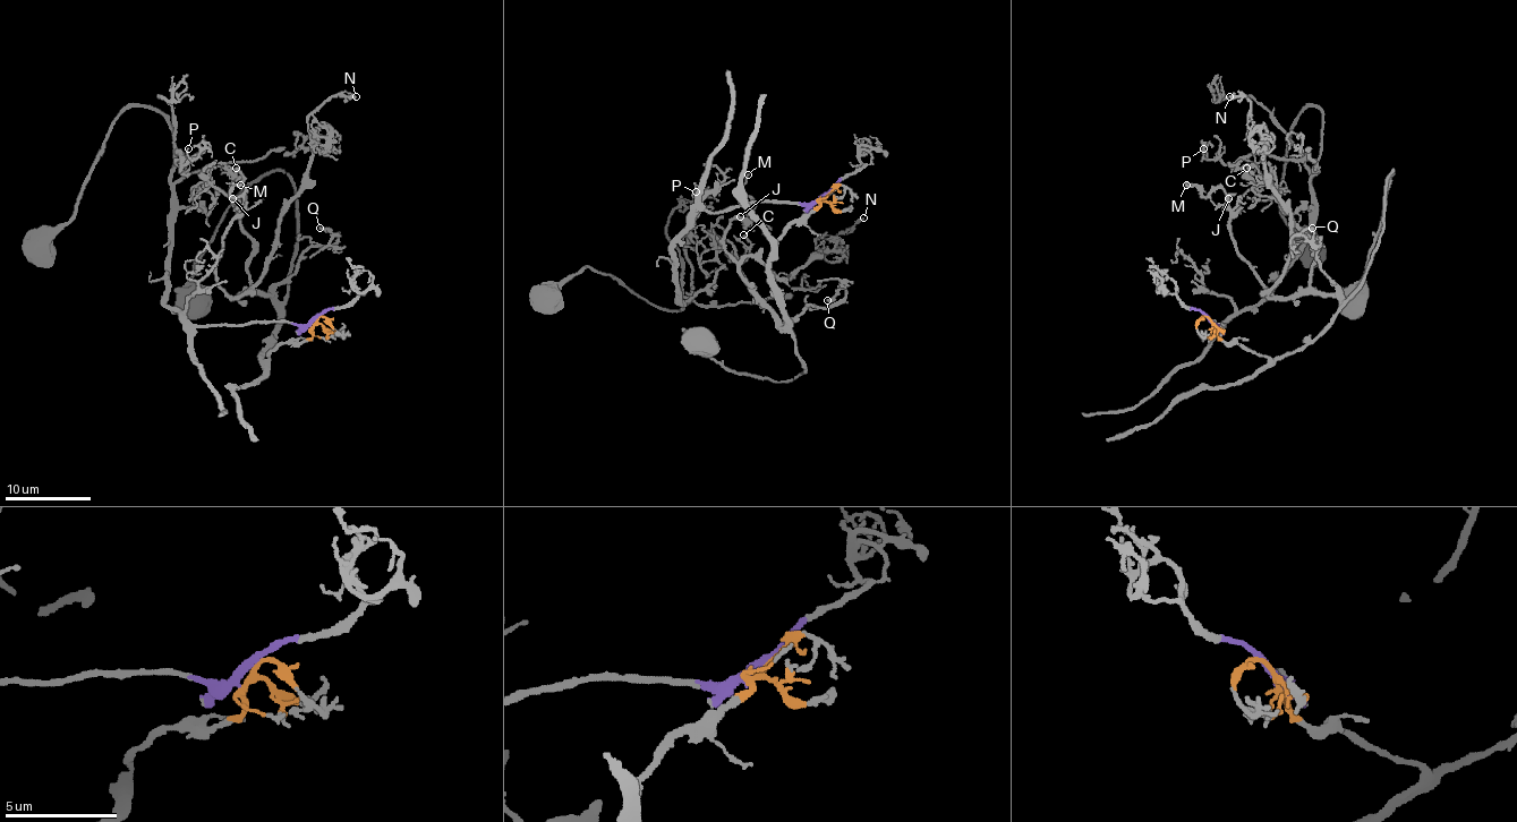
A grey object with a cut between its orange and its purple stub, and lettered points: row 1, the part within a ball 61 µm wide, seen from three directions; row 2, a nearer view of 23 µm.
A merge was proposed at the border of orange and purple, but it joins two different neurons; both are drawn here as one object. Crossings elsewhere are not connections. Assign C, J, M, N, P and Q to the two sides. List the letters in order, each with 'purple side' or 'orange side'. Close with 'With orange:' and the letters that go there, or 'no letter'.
C: orange side
J: orange side
M: orange side
N: orange side
P: purple side
Q: orange side
With orange: C, J, M, N, Q

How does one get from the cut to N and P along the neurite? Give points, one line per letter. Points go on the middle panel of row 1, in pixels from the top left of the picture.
N: (823, 198), (778, 241), (780, 326), (739, 265), (755, 256), (789, 277), (817, 239), (863, 217)
P: (823, 196), (700, 211), (673, 247), (675, 290), (685, 304), (692, 297), (685, 237), (697, 191)

